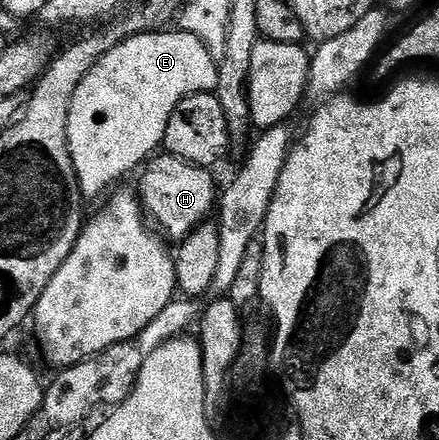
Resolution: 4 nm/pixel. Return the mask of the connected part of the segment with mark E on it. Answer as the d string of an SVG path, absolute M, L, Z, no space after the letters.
M174 31L130 37L108 51L108 55L104 55L104 59L100 59L88 75L84 75L84 83L76 87L76 95L72 95L72 107L68 111L68 147L83 198L109 194L121 177L128 176L142 160L141 165L155 152L154 148L162 145L168 119L172 119L172 111L176 111L180 102L197 93L216 89L219 62L212 59L206 44L196 39L196 35L170 32Z

